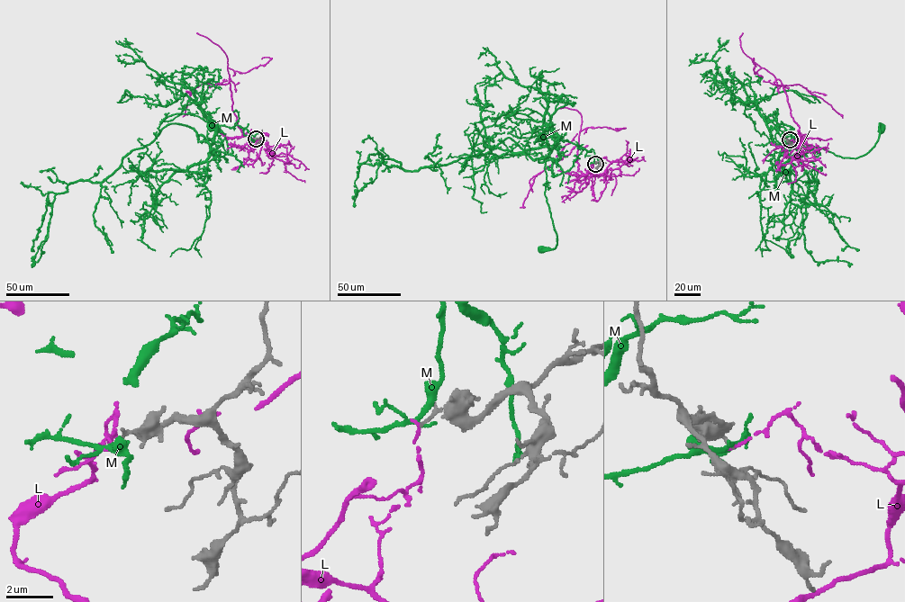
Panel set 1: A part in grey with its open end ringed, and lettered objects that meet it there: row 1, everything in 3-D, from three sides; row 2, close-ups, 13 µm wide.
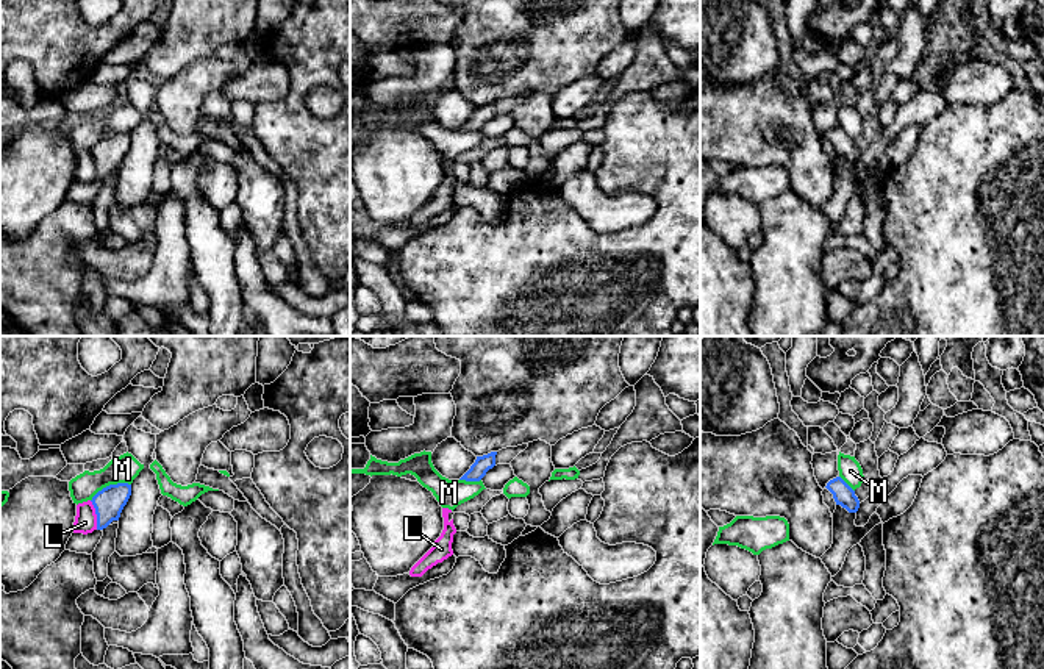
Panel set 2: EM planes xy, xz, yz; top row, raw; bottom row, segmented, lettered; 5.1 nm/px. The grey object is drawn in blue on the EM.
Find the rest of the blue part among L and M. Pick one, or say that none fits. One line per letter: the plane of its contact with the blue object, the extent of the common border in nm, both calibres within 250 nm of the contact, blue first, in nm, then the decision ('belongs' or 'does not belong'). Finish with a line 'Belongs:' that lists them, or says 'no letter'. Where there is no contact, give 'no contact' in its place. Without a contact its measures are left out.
L: contact in xy; length 160 nm; calibres 150 and 110 nm; does not belong
M: contact in xy; length 220 nm; calibres 150 and 140 nm; does not belong
Belongs: no letter

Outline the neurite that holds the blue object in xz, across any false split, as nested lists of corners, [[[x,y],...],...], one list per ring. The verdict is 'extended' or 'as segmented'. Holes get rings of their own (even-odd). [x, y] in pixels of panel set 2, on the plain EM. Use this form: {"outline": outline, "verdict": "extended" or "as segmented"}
{"outline": [[[491,102],[488,105],[477,106],[475,113],[459,130],[480,131],[486,122],[495,116],[495,105],[497,102]]], "verdict": "as segmented"}

